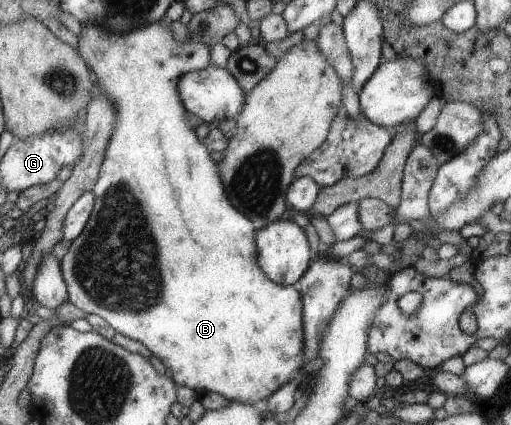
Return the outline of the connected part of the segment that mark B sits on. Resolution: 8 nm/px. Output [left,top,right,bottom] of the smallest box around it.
[60,18,306,404]

